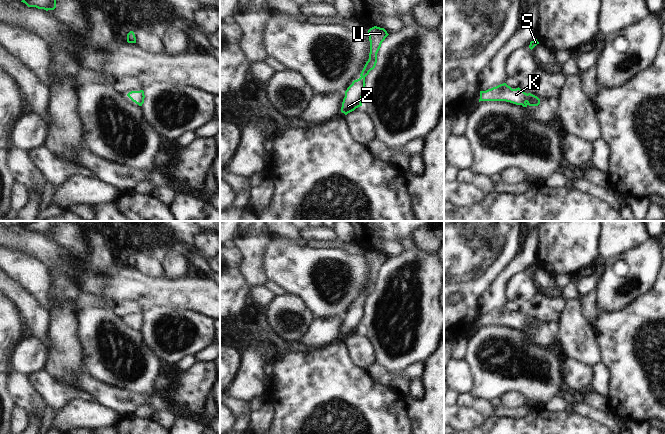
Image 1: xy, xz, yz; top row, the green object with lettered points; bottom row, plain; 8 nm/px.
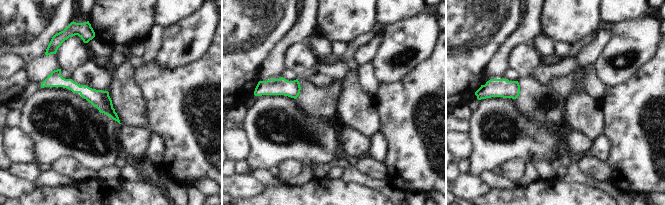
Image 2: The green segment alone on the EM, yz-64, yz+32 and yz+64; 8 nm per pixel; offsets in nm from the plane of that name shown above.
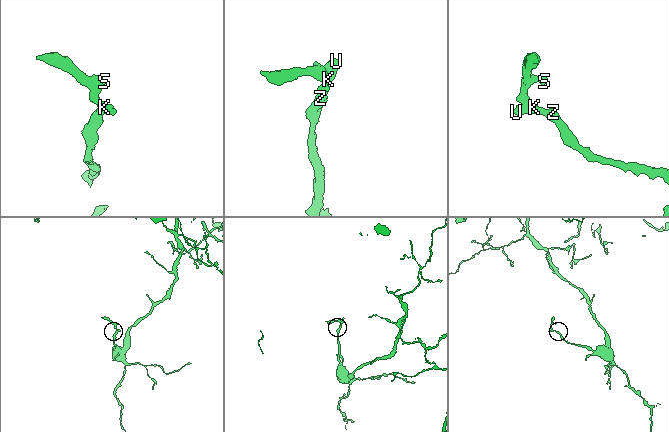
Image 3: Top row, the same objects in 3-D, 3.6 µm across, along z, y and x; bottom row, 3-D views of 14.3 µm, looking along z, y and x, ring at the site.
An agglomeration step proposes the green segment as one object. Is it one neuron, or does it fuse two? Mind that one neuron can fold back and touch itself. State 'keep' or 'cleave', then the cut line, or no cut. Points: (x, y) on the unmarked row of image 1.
keep | no cut

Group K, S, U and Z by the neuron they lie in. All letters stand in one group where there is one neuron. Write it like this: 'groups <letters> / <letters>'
groups K S U Z

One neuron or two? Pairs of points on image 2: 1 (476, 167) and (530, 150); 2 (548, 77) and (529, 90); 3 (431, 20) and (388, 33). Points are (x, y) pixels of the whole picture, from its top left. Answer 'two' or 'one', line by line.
1: one
2: two
3: one

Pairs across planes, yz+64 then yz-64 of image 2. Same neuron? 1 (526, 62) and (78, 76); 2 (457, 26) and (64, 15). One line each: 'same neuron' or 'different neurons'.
1: different neurons
2: same neuron

